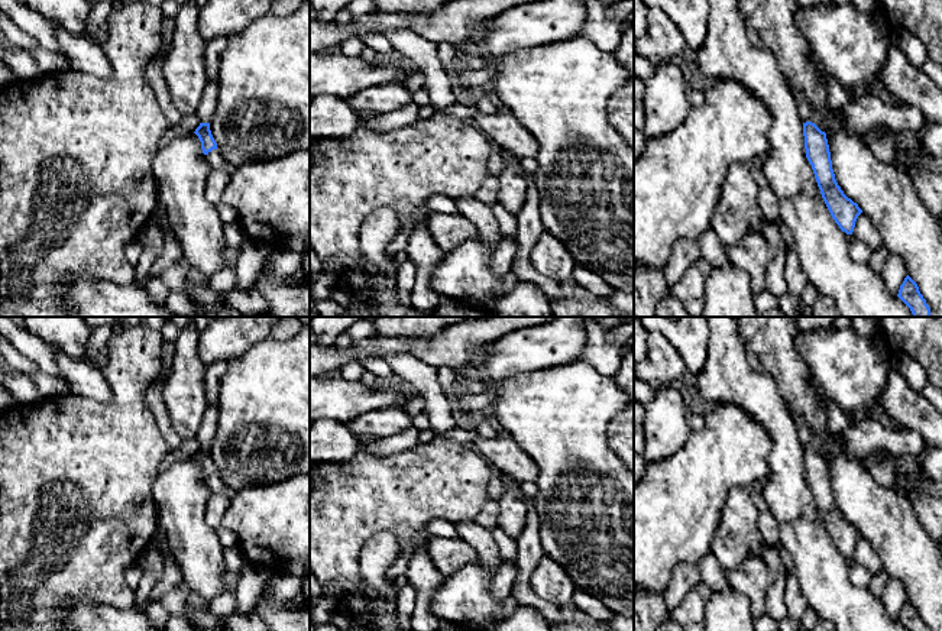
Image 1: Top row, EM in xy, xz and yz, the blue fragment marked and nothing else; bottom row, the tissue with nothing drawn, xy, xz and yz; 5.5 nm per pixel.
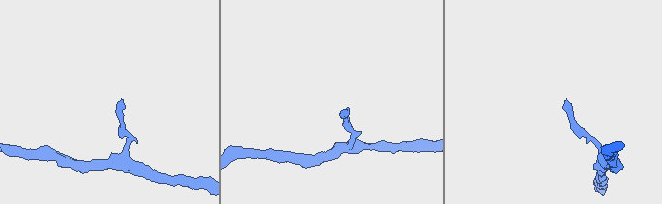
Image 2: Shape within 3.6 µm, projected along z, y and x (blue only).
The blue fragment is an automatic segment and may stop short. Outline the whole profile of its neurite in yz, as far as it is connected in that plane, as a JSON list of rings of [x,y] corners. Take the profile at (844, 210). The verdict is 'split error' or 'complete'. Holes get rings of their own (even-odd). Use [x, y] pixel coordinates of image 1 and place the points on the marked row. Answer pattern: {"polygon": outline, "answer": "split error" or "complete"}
{"polygon": [[[792,91],[803,122],[806,158],[812,165],[822,198],[839,229],[852,234],[862,210],[844,194],[835,179],[826,133],[809,120],[813,114],[812,104],[800,91]]], "answer": "split error"}

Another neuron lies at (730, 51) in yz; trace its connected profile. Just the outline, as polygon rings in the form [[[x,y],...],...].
[[[738,0],[708,1],[710,12],[706,19],[705,43],[697,51],[695,77],[713,81],[734,80],[768,109],[771,114],[770,151],[758,164],[768,187],[778,198],[780,220],[793,233],[800,266],[809,284],[820,295],[831,297],[844,317],[913,317],[910,308],[887,289],[884,279],[868,263],[852,261],[848,250],[849,237],[832,219],[806,158],[797,101],[780,72],[774,54],[748,32],[748,17],[741,13]]]

